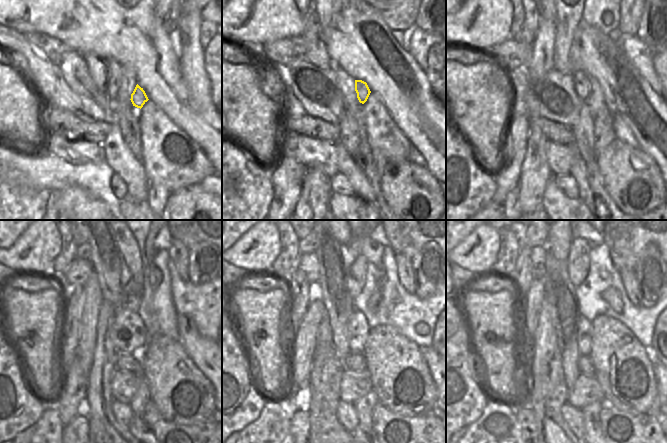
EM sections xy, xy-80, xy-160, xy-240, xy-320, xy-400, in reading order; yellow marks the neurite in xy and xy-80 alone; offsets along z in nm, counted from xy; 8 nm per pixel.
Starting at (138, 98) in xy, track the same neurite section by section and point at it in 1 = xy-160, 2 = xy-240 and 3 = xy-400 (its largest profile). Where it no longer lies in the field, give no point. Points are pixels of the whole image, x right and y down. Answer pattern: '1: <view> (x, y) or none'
1: xy-160 (582, 84)
2: xy-240 (132, 291)
3: xy-400 (578, 259)

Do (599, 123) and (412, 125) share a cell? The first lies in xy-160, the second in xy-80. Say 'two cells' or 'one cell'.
two cells

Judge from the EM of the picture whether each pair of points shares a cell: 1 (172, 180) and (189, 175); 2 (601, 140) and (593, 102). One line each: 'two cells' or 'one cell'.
1: one cell
2: one cell

